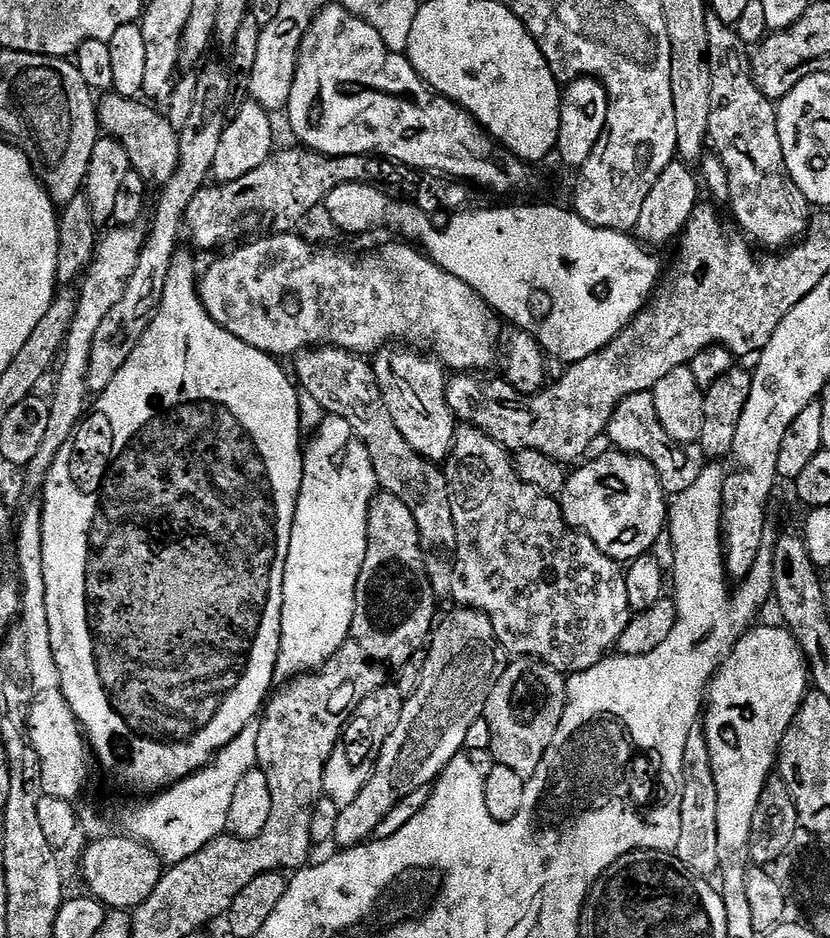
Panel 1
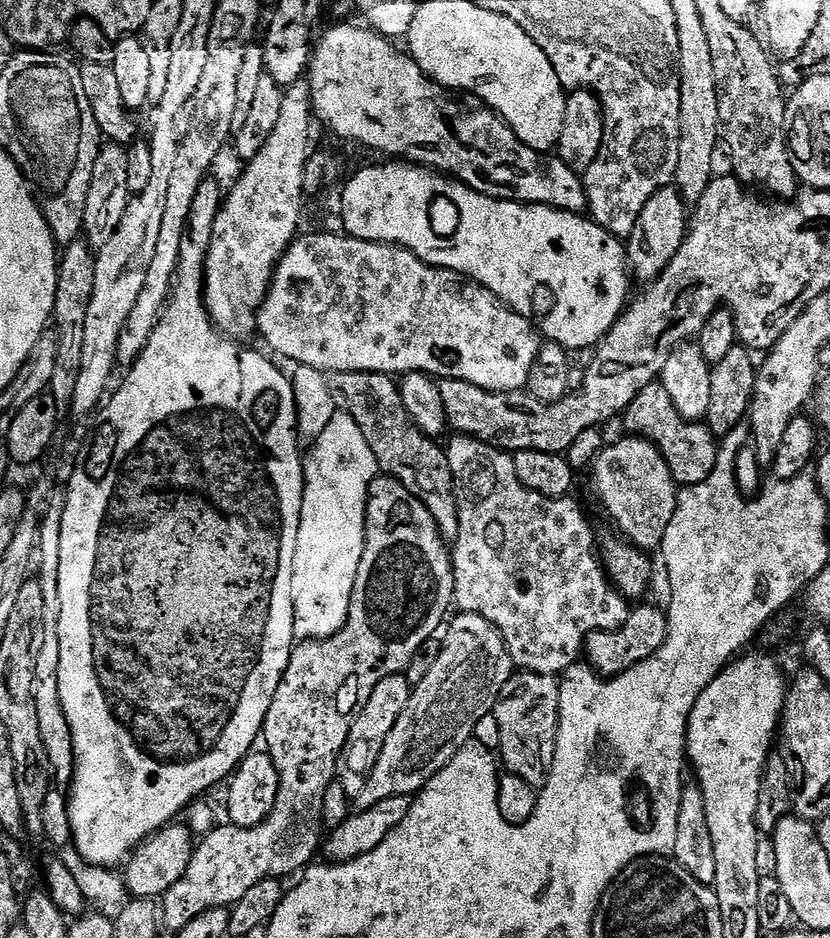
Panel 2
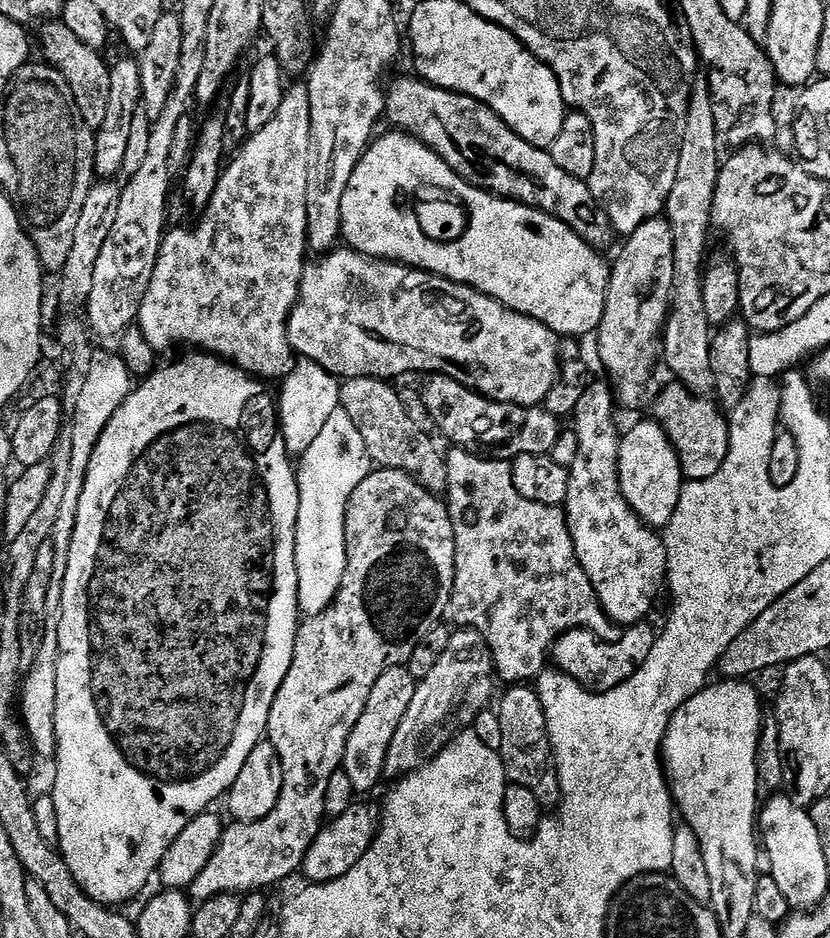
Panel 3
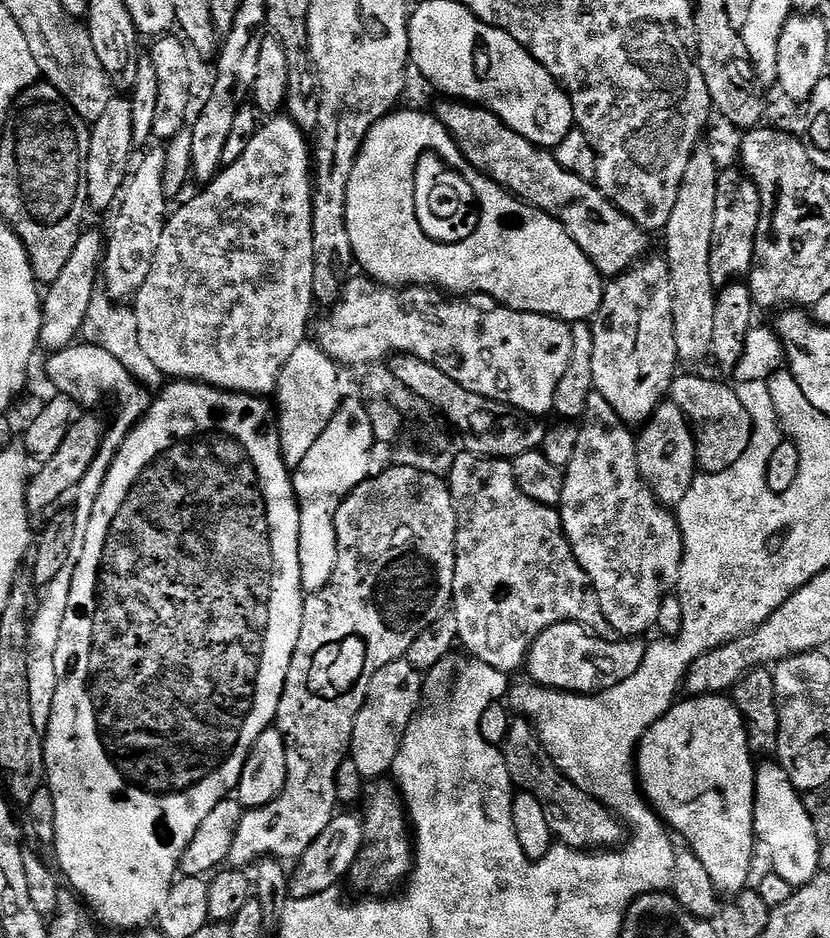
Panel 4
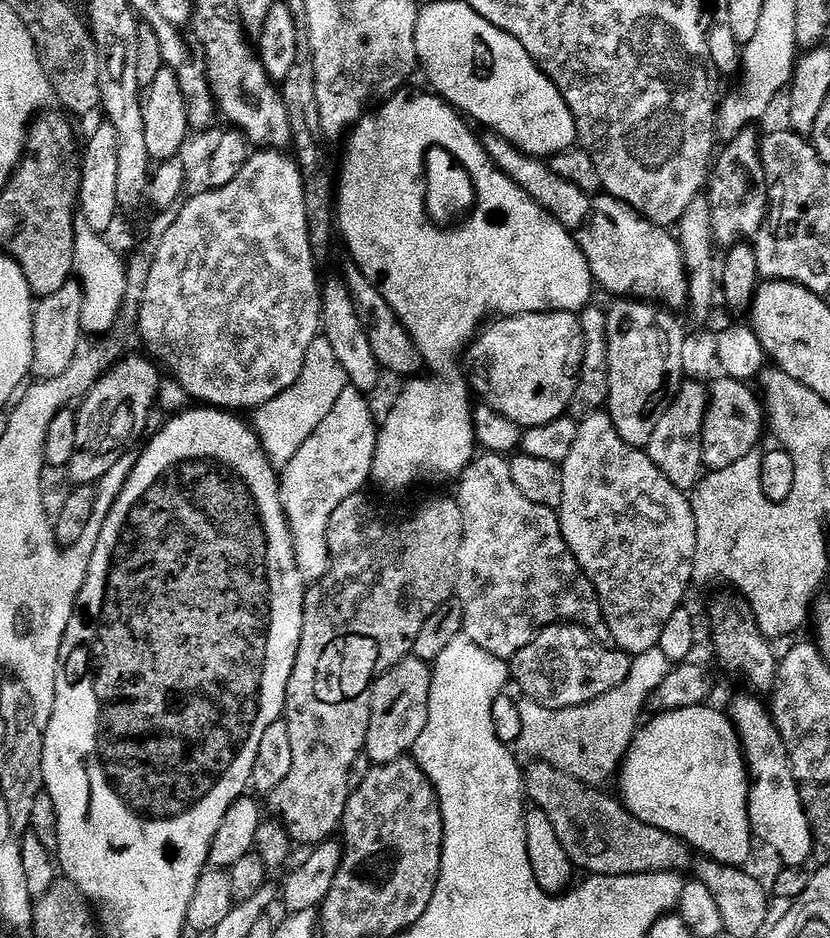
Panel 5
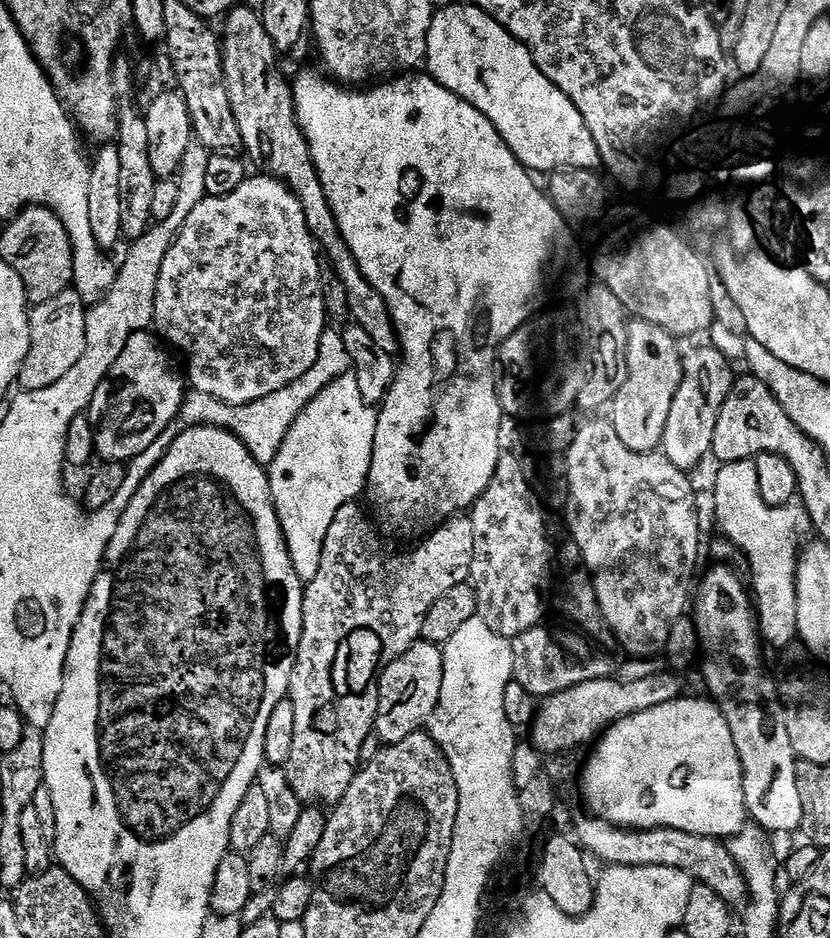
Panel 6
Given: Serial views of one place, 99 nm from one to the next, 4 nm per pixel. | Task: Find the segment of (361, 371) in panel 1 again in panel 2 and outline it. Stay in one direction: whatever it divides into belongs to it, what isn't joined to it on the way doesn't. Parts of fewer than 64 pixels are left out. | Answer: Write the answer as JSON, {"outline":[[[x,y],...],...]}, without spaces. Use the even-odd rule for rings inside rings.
{"outline":[[[341,372],[334,380],[334,396],[339,407],[358,422],[381,473],[397,480],[406,490],[415,492],[430,510],[445,541],[455,541],[458,534],[458,506],[452,488],[448,454],[435,439],[429,438],[408,419],[397,381],[383,372]]]}

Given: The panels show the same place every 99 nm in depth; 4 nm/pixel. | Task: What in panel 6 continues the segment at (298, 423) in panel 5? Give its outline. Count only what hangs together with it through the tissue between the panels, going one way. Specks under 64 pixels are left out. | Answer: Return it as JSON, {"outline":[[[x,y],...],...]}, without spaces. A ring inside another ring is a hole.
{"outline":[[[326,328],[322,334],[318,358],[314,366],[302,374],[302,378],[286,386],[274,394],[268,394],[264,398],[255,399],[254,402],[244,403],[242,406],[226,404],[216,398],[207,398],[198,406],[189,407],[188,413],[181,419],[181,427],[197,428],[211,427],[224,429],[233,434],[250,452],[252,458],[260,465],[269,467],[277,456],[277,450],[281,448],[290,426],[297,420],[298,414],[313,399],[330,384],[336,377],[349,373],[351,364],[349,355],[346,354],[346,346],[343,335],[337,330]]]}

